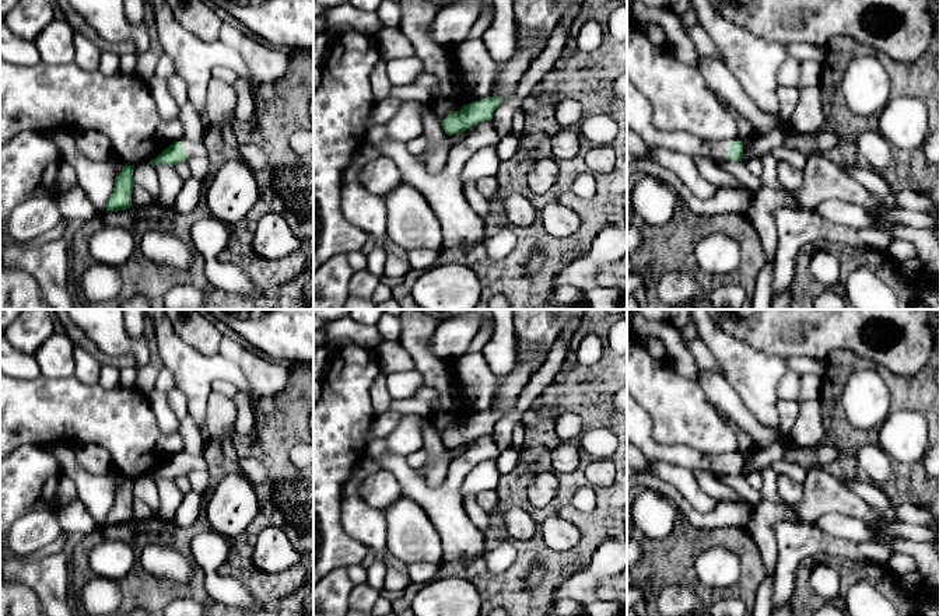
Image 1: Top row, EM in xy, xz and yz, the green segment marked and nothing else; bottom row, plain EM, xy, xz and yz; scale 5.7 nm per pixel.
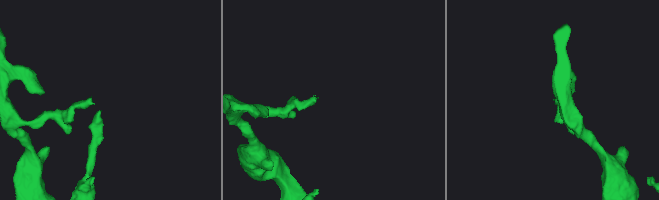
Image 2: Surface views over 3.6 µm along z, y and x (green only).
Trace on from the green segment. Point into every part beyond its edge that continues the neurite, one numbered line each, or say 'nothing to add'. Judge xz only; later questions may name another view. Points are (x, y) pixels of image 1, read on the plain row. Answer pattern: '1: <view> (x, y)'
1: xz (508, 408)

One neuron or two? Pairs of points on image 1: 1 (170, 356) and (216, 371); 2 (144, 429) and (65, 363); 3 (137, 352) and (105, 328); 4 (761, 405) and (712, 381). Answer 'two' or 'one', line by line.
1: one
2: two
3: one
4: two

